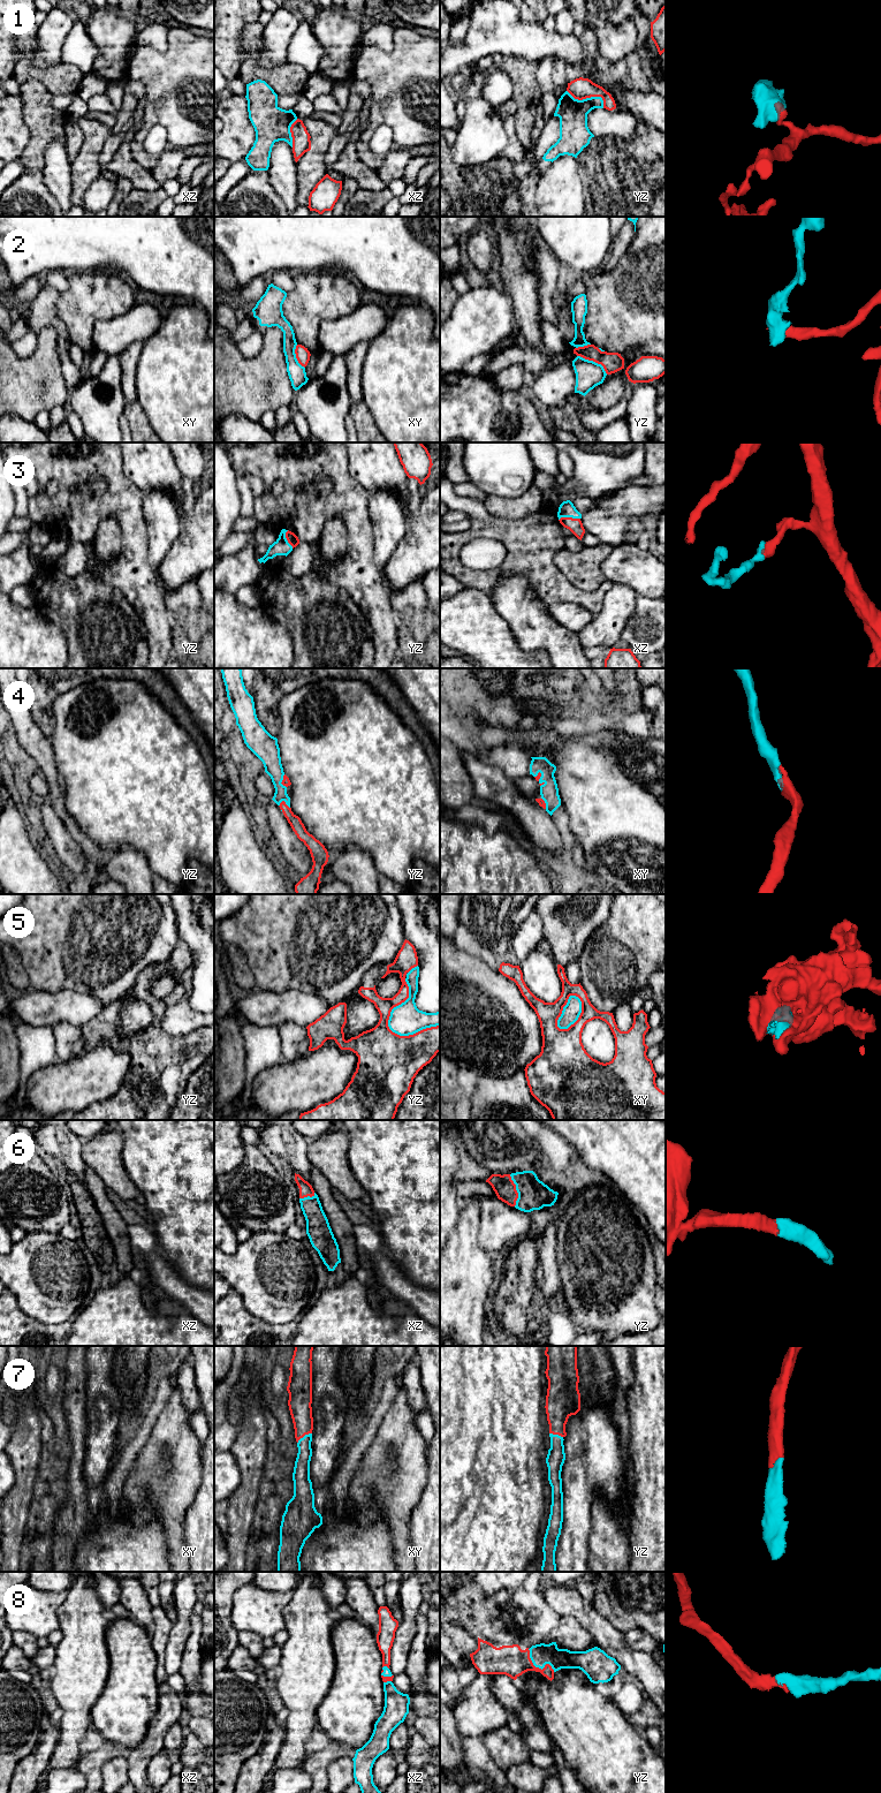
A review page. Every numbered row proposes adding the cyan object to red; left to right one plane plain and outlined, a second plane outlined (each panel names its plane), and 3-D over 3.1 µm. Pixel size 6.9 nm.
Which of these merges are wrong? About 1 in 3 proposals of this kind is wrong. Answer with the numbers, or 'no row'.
1, 2, 5

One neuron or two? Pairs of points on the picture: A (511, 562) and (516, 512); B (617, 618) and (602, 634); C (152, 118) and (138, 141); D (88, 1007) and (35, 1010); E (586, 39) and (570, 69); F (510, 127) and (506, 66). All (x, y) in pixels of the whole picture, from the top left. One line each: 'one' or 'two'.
A: two
B: one
C: one
D: one
E: one
F: two

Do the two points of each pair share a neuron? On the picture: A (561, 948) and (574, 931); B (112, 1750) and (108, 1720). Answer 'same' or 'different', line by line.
A: same
B: different

